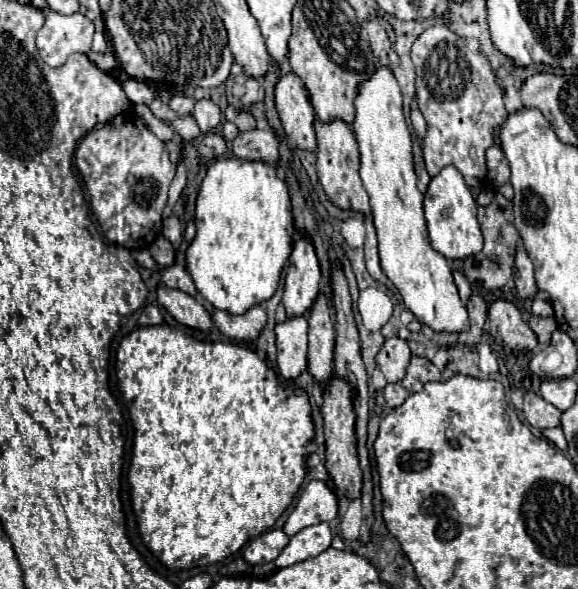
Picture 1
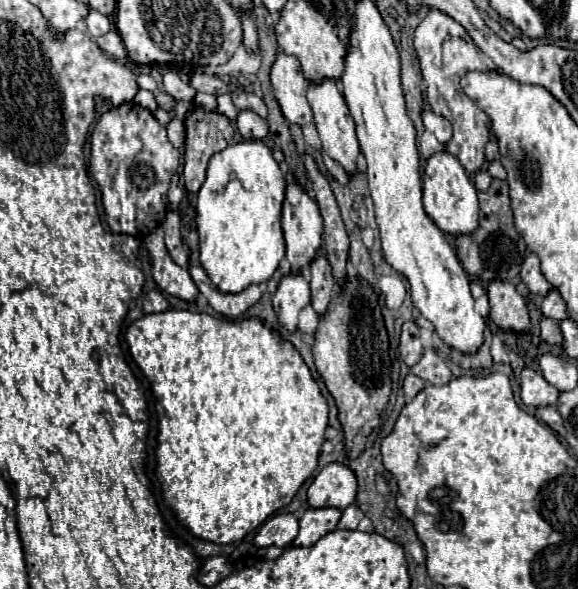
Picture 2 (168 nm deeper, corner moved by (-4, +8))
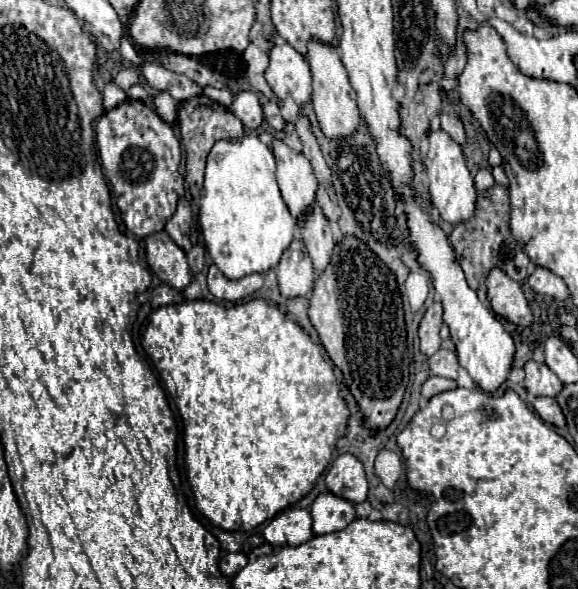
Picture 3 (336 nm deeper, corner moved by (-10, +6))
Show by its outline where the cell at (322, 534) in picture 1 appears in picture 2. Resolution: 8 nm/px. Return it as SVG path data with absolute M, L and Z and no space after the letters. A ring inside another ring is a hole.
M320 507L320 509L306 509L300 517L300 533L294 539L294 545L298 547L310 547L314 545L322 535L336 529L340 521L342 511L336 507Z

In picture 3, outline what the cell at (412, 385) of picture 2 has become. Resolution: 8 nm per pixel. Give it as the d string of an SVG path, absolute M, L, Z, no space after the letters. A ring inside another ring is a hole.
M428 377L426 383L422 385L422 397L424 399L430 399L442 391L448 391L448 389L454 389L456 387L456 381L452 379L446 379L446 377Z

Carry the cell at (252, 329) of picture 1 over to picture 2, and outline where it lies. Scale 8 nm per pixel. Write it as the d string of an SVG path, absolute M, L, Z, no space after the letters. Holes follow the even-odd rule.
M190 267L190 275L192 275L194 283L200 287L200 293L208 299L210 307L226 317L240 317L262 295L258 285L250 285L250 287L246 287L246 291L240 291L240 293L222 293L222 291L218 291L218 287L208 283L210 277L206 275L206 271L202 267Z

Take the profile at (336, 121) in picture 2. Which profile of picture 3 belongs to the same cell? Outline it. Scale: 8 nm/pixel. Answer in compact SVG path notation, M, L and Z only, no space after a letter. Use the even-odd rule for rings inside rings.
M318 41L308 43L308 65L312 71L312 105L320 123L322 133L328 139L352 137L360 127L360 111L356 109L356 93L348 85L346 69L338 57L336 45L324 45Z

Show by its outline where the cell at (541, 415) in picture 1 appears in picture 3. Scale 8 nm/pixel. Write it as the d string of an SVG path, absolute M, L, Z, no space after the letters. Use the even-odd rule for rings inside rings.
M528 361L524 365L524 373L526 373L524 387L534 397L558 397L558 393L562 391L560 379L546 365Z

